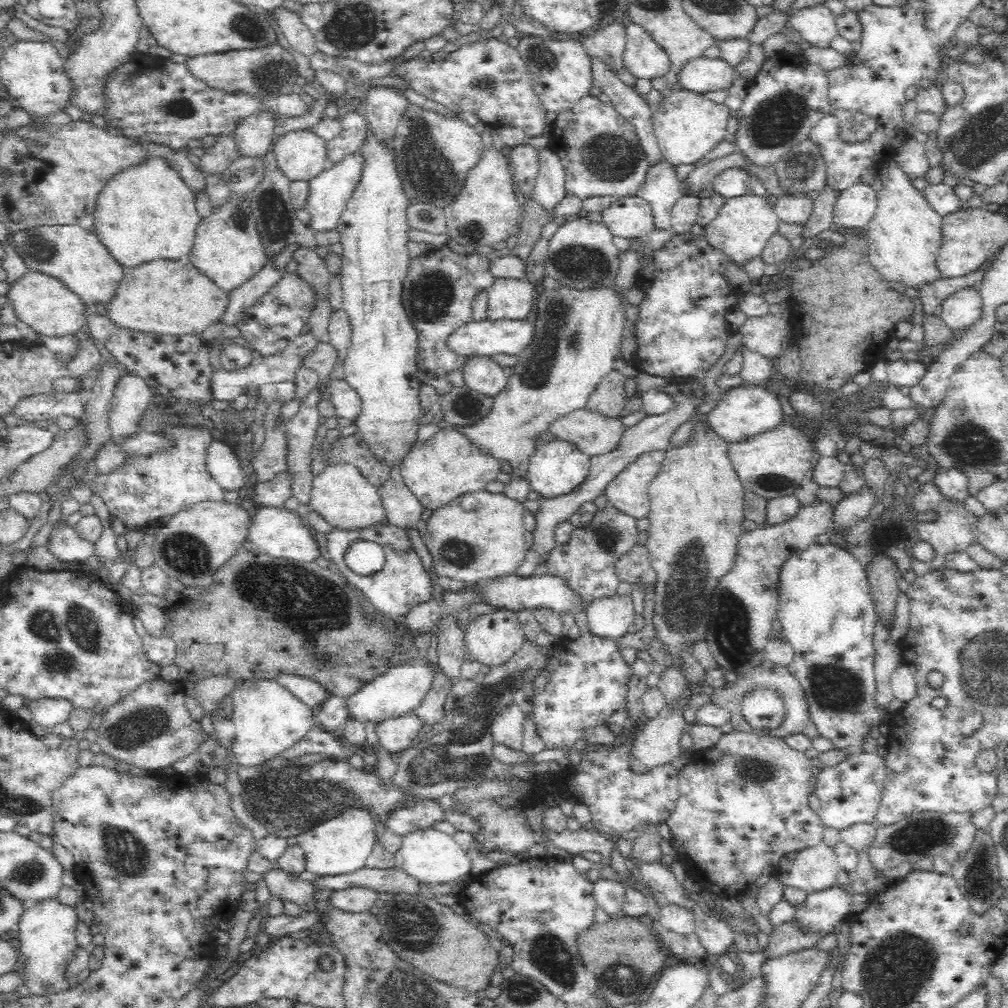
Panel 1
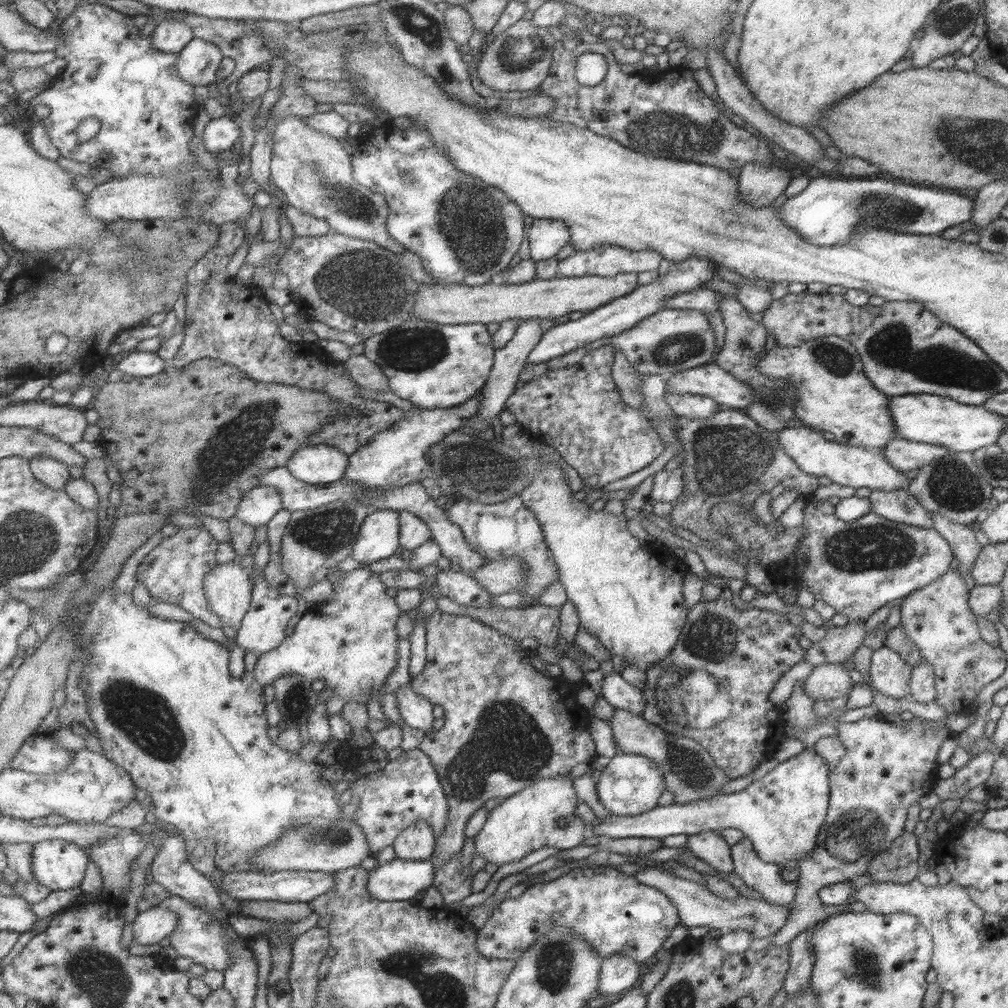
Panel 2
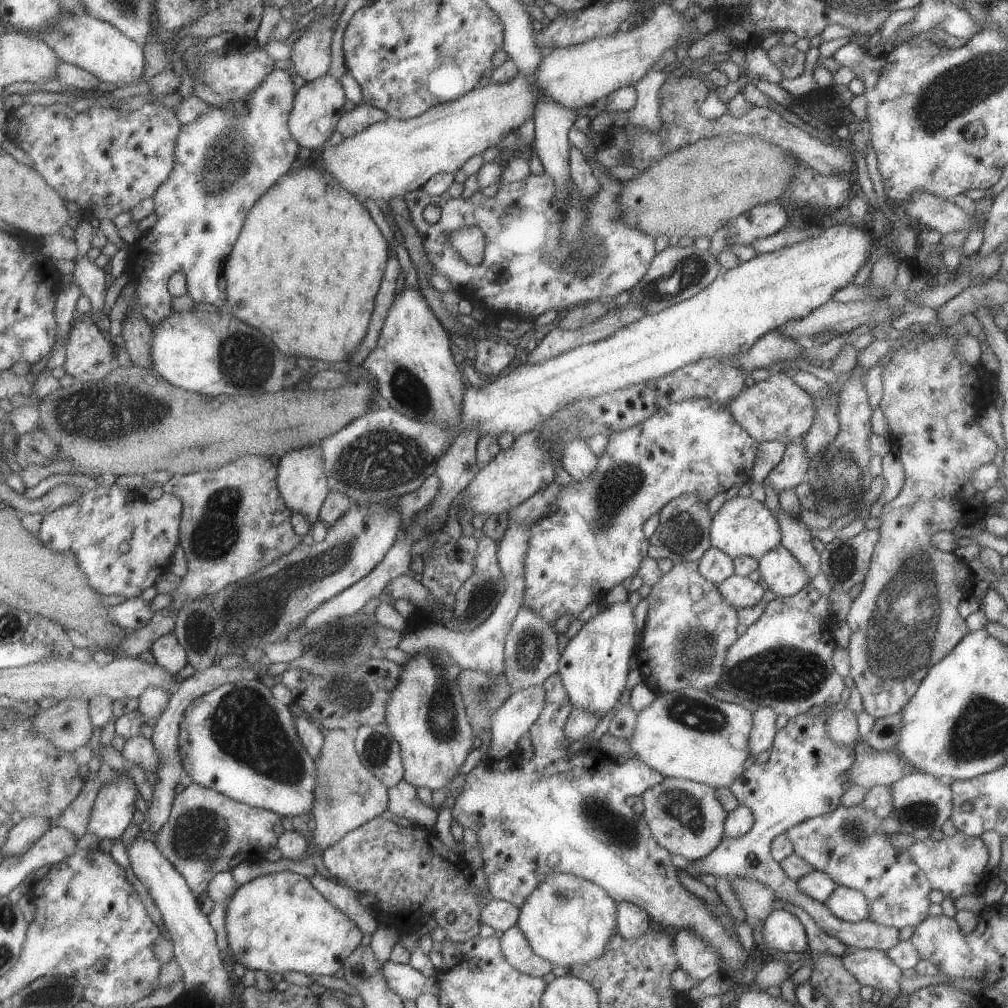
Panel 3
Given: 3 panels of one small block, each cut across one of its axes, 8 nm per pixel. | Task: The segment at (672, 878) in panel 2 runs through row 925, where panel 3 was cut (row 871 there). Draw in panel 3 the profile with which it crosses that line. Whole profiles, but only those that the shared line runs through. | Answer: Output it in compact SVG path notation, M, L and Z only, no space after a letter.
M826 708L819 715L808 712L800 714L788 719L785 726L777 730L767 761L753 762L728 786L739 805L752 809L753 826L739 838L729 838L723 834L719 844L709 854L691 861L684 872L692 877L711 874L714 878L720 876L728 880L757 880L773 892L775 899L799 906L825 934L837 938L842 944L851 948L887 952L899 943L899 932L896 928L883 926L869 919L855 923L837 920L825 908L825 904L799 892L795 881L785 876L781 866L770 855L770 844L775 836L808 818L833 812L833 808L840 802L841 794L853 786L847 776L849 768L853 766L854 750L833 744L824 726L825 718L835 711Z

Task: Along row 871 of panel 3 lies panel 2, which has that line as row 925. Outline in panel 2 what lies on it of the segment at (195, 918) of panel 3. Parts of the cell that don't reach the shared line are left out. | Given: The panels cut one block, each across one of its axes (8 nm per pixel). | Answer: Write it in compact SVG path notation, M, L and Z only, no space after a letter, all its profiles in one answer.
M144 907L134 920L133 938L137 944L159 944L163 938L171 938L171 934L179 927L179 914L166 907Z

